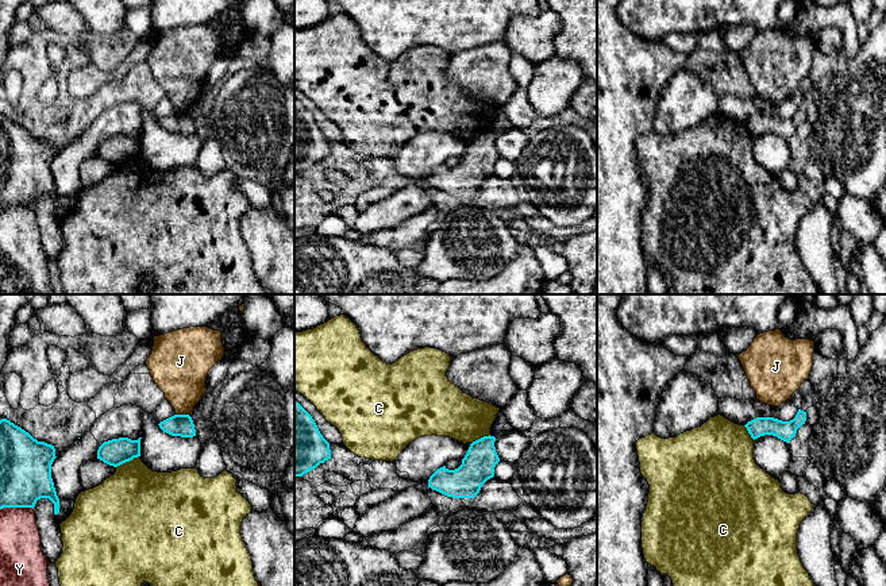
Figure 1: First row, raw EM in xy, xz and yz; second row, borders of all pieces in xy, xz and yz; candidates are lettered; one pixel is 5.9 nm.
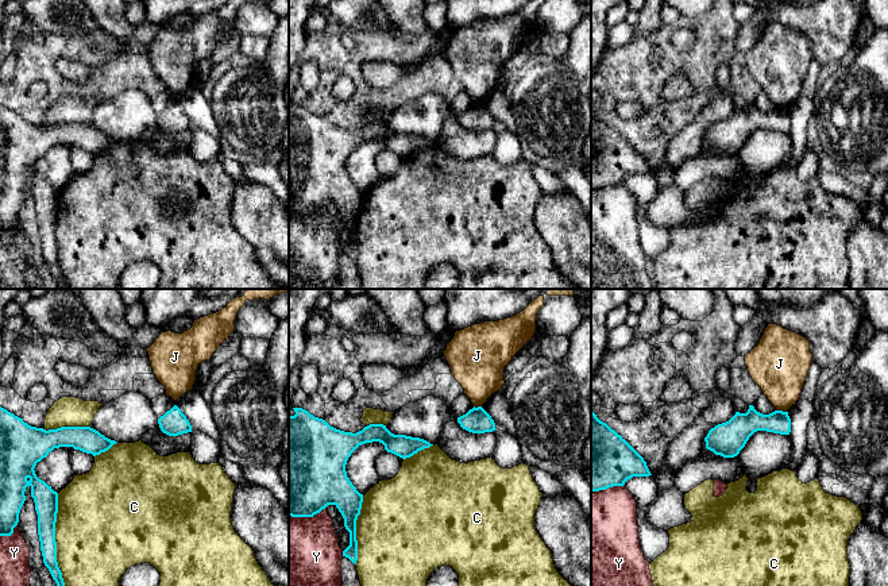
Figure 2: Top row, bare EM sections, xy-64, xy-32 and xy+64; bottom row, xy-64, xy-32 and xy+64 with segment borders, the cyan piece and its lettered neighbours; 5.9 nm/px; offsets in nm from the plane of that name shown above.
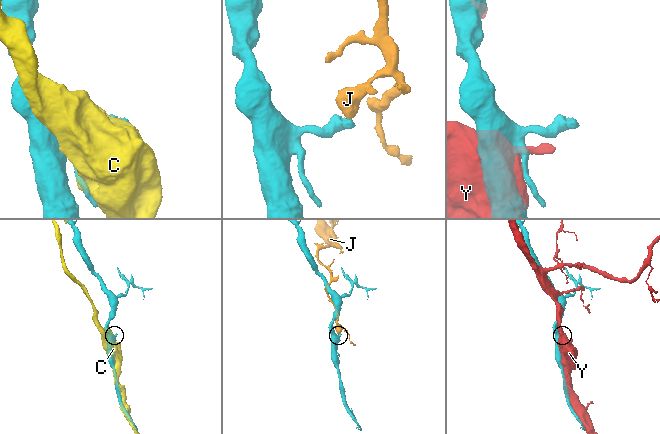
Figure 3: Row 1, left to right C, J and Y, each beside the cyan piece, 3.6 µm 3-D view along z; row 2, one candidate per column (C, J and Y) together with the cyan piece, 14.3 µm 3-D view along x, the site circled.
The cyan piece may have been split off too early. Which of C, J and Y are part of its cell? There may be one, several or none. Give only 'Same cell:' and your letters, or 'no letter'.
Same cell: no letter

